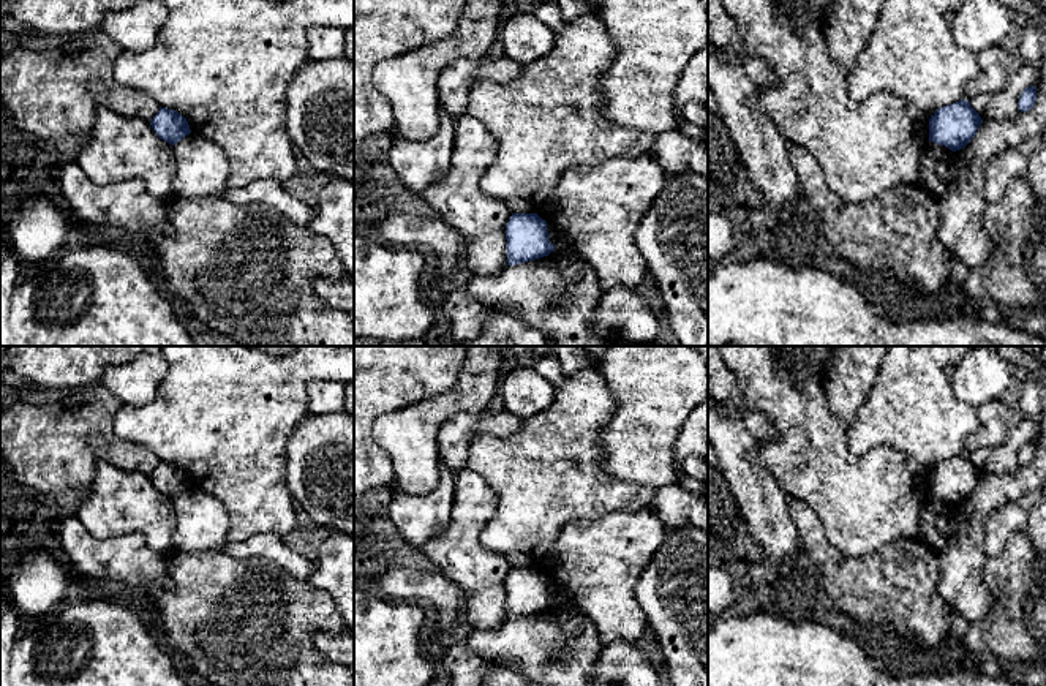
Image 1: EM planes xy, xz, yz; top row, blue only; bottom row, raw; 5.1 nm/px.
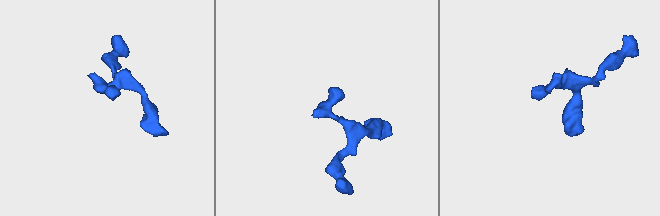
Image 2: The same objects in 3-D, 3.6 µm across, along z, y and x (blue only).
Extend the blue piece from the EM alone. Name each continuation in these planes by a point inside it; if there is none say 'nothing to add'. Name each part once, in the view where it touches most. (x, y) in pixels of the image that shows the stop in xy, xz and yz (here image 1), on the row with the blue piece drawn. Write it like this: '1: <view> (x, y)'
nothing to add

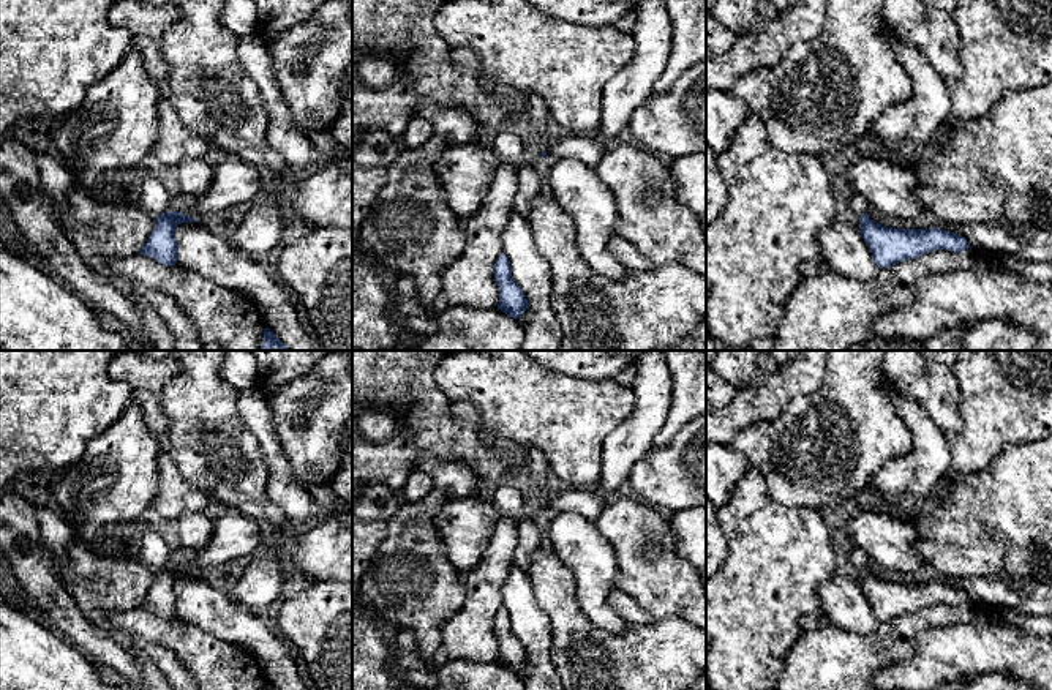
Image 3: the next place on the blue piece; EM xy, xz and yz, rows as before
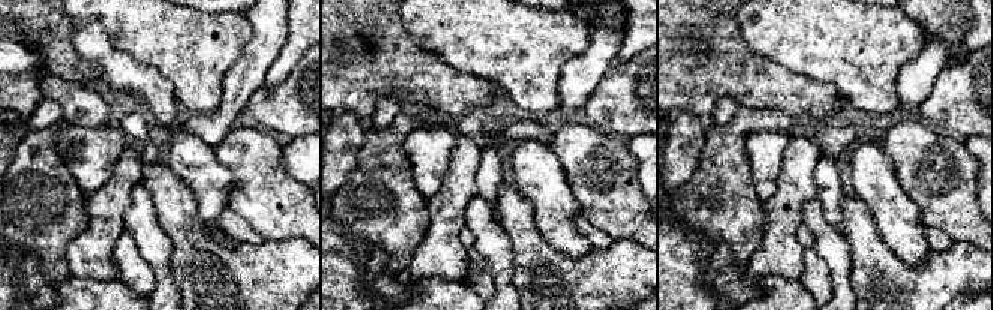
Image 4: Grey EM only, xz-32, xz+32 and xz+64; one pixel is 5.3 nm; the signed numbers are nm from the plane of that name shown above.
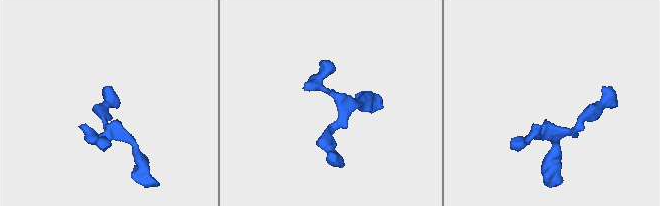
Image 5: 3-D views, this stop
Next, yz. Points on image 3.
1: yz (856, 201)

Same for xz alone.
1: xz (632, 86)

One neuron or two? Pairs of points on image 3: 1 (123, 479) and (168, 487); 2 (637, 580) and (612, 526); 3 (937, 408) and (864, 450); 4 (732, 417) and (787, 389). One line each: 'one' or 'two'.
1: two
2: one
3: two
4: one

